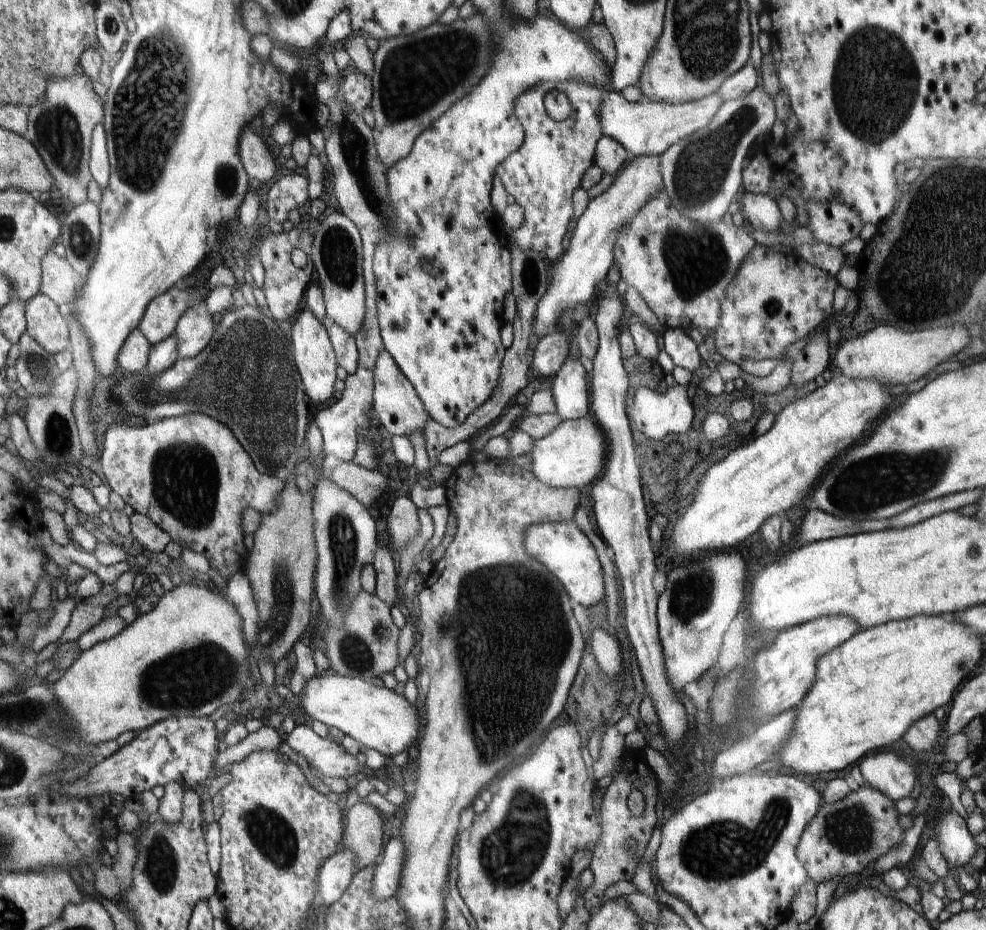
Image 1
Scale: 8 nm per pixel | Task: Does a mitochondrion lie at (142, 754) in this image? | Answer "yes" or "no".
no

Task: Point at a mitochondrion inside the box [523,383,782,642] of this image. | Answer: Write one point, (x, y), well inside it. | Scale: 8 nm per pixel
(684, 606)

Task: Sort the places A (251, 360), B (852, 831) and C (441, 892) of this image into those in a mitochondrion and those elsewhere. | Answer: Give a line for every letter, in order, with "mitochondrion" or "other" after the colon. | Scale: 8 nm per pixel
A: mitochondrion
B: mitochondrion
C: other

